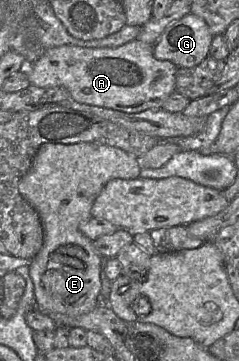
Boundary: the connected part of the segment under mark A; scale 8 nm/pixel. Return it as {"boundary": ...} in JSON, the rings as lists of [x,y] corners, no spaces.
{"boundary":[[[136,39],[116,48],[72,45],[50,48],[22,72],[27,75],[30,84],[40,88],[65,88],[76,102],[130,113],[161,109],[165,100],[176,90],[177,69],[171,61],[156,59],[153,45]]]}

